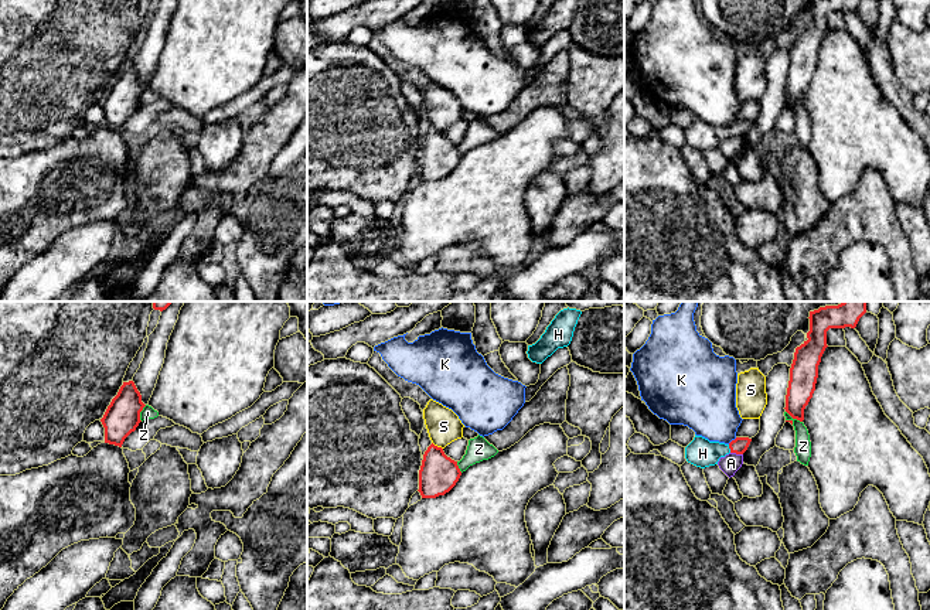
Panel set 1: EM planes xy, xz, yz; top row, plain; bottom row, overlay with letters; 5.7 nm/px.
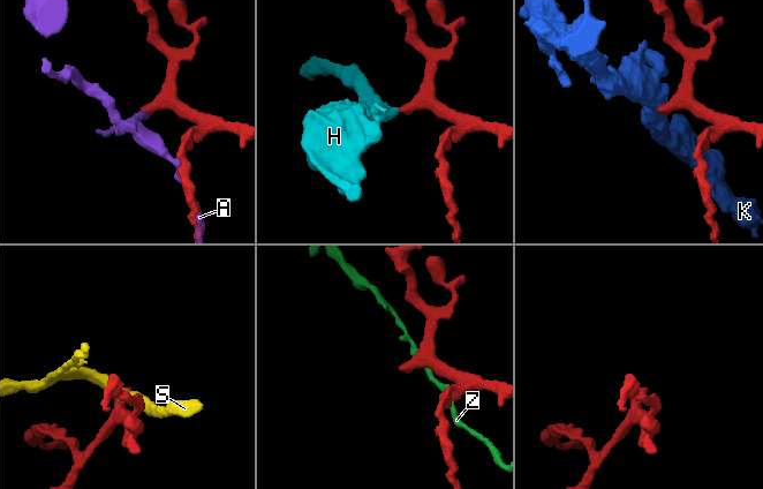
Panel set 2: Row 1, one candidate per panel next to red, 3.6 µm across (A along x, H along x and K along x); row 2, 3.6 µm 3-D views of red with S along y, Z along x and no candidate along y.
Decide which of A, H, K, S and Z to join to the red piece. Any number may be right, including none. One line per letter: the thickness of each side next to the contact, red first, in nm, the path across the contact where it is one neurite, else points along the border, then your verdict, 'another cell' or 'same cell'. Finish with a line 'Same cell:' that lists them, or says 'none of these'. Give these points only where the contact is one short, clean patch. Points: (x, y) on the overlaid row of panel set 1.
A: 90/110 nm | another cell
H: 90/160 nm | across yz (739, 445), (729, 447), (702, 453) | same cell
K: 90/320 nm | along yz (736, 438), (728, 443) | another cell
S: 220/190 nm | another cell
Z: 160/100 nm | along yz (786, 411), (801, 422) | another cell
Same cell: H

